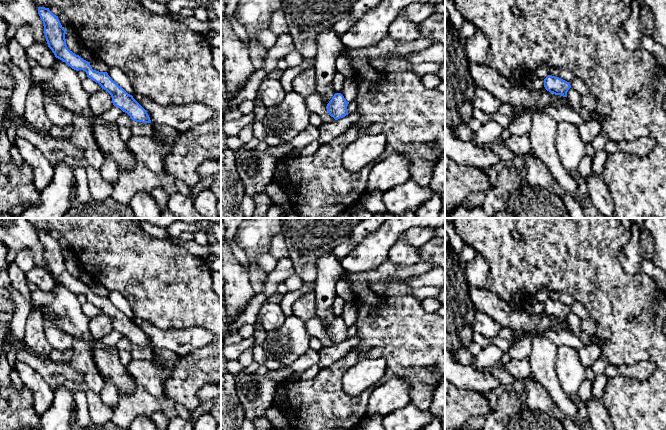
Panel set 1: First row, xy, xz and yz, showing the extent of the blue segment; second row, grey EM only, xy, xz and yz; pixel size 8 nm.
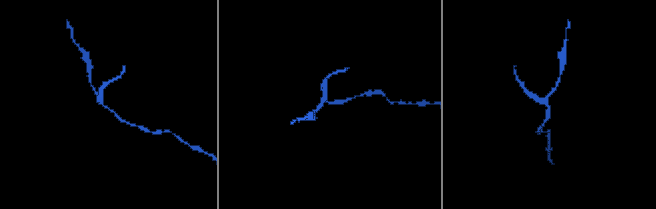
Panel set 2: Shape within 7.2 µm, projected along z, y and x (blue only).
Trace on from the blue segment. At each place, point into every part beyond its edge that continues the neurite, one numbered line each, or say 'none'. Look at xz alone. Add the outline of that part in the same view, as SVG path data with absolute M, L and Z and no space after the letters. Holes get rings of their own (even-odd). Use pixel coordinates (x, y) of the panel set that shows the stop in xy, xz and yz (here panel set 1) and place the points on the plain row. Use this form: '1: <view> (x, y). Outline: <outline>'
none

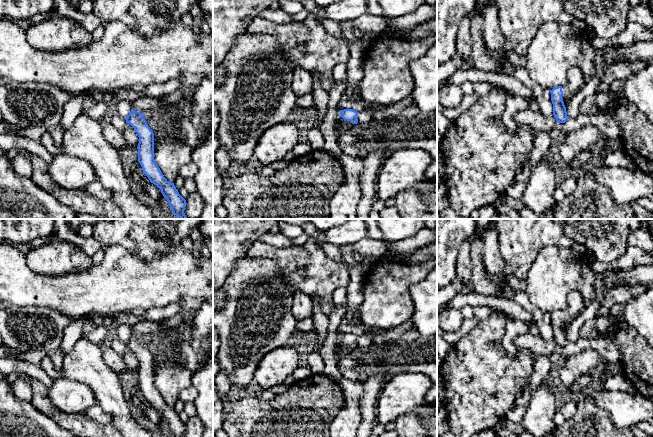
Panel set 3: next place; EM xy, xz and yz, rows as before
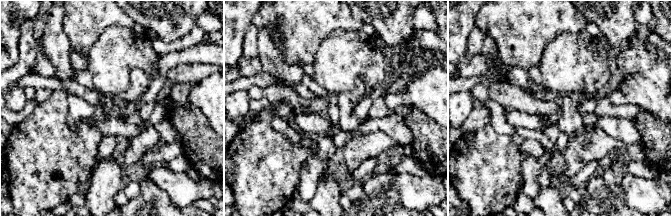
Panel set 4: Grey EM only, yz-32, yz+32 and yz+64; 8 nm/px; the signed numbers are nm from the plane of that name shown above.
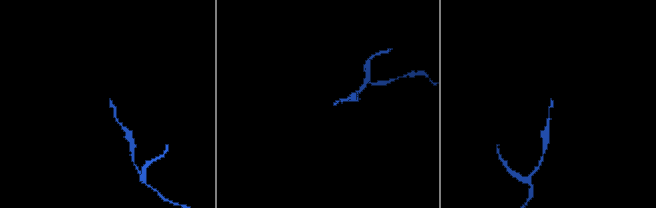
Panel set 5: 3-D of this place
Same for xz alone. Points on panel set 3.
1: xz (345, 349). Outline: M340 341L339 355L343 356L343 355L348 355L348 354L352 354L352 353L357 353L358 349L359 349L358 347L353 348L352 346L346 345L342 341Z

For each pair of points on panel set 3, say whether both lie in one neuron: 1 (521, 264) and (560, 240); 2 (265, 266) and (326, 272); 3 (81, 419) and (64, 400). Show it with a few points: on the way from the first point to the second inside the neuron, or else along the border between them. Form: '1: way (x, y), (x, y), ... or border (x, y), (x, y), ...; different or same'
1: way (528, 253), (541, 240), (549, 240); same
2: border (256, 258), (272, 259), (289, 288); different
3: border (55, 406), (64, 412), (83, 413); different

